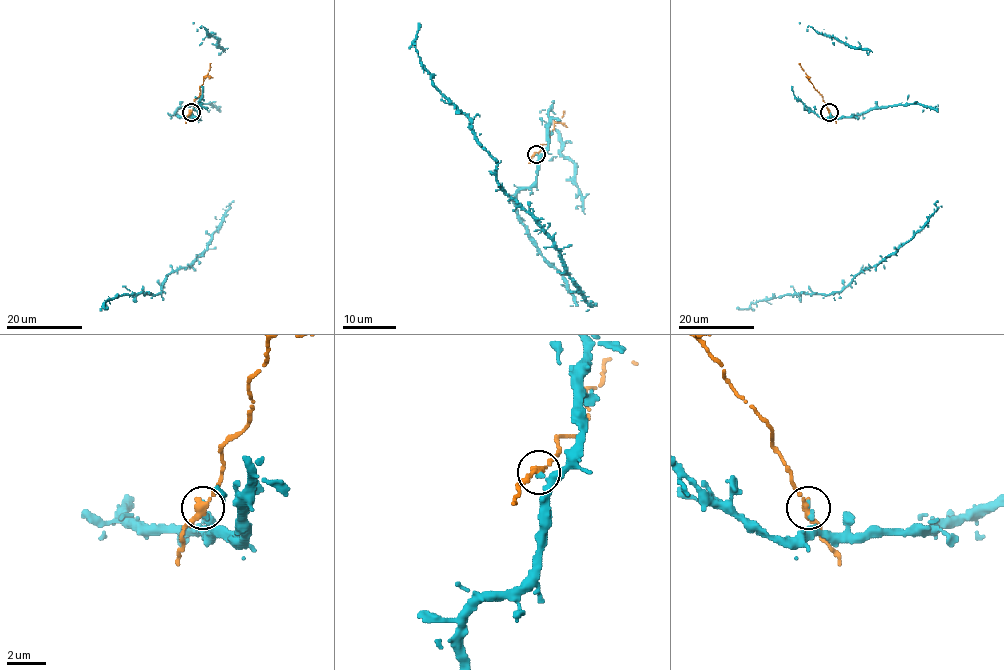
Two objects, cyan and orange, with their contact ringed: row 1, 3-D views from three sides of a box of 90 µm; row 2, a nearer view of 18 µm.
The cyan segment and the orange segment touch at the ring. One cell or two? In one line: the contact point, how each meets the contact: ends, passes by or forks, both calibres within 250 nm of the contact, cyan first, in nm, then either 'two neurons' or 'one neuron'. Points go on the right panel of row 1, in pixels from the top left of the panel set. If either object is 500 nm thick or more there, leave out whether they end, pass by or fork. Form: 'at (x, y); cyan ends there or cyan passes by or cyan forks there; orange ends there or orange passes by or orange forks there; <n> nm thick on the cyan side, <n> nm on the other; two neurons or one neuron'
at (829, 112); cyan ends there; orange passes by; 280 nm thick on the cyan side, 320 nm on the other; two neurons

